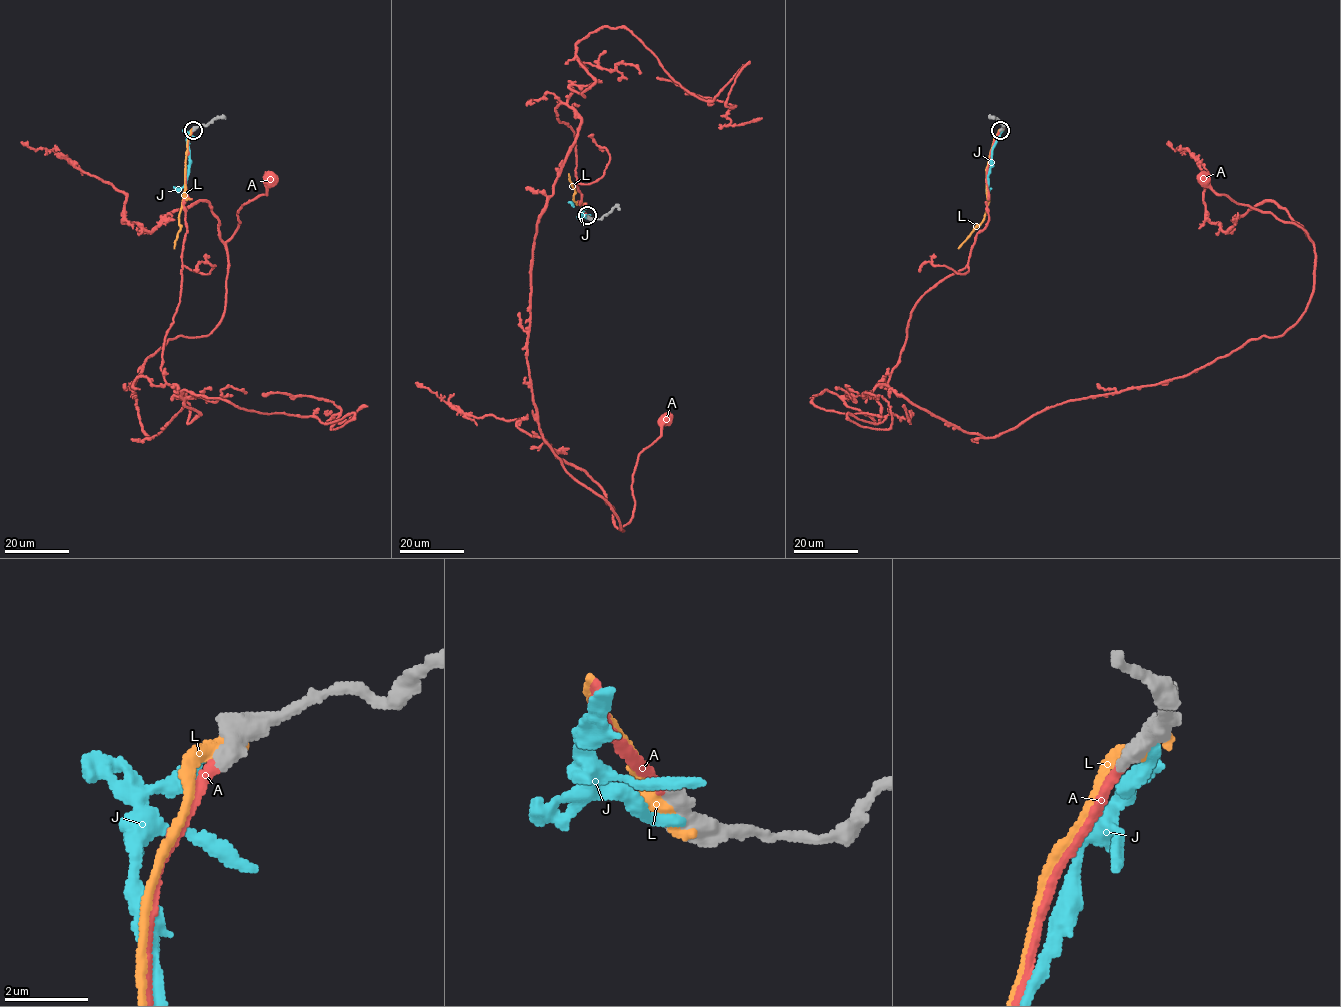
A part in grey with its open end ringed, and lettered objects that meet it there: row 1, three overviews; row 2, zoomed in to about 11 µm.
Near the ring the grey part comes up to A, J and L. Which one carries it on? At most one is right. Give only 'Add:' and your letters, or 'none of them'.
Add: A

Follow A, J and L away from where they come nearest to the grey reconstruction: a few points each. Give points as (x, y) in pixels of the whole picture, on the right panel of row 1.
A: (1000, 130), (988, 223), (916, 304), (887, 384), (984, 437), (1184, 377), (1298, 320), (1313, 242), (1202, 180)
J: (1002, 129), (992, 150), (986, 187)
L: (1002, 129), (993, 140), (989, 158), (985, 185), (989, 203), (984, 219), (958, 248)

